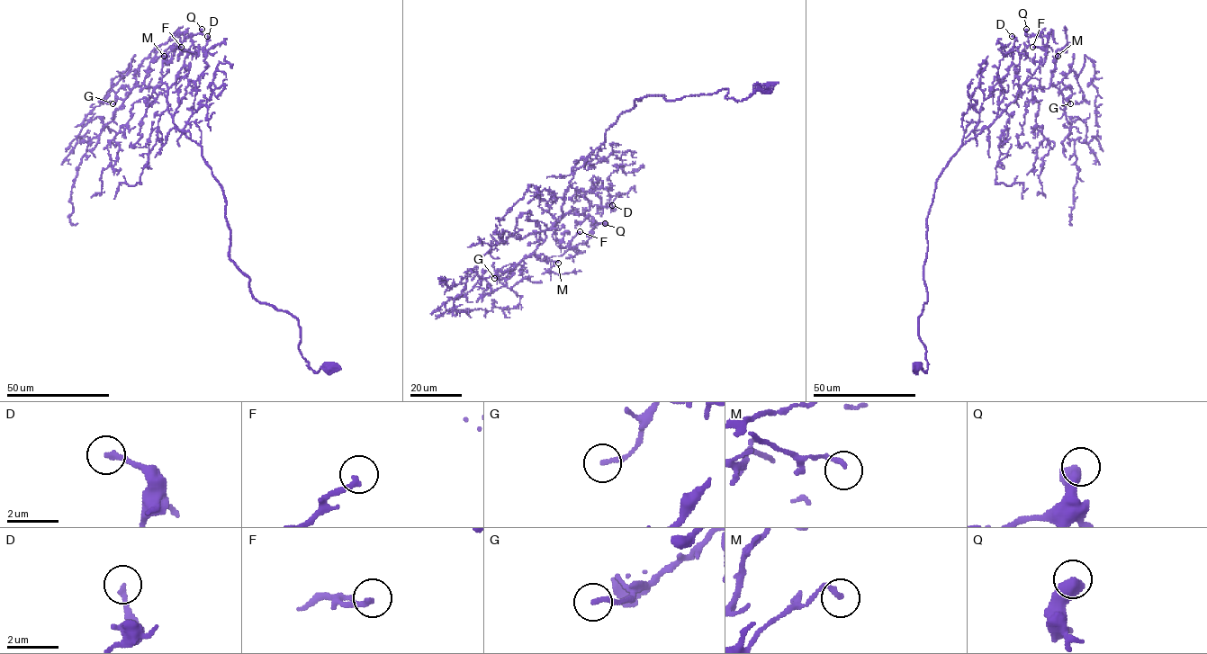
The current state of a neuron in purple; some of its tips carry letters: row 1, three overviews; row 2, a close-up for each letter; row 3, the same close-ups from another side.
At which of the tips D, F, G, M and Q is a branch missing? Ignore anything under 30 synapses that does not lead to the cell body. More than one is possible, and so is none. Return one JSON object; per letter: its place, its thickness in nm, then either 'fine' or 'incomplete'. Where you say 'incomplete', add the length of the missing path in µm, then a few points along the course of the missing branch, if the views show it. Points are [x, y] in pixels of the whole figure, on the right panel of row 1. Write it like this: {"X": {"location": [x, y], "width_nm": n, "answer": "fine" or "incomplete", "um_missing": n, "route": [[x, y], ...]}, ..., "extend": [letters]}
{"D": {"location": [1012, 36], "width_nm": 200, "answer": "fine"}, "F": {"location": [1032, 47], "width_nm": 240, "answer": "fine"}, "G": {"location": [1070, 103], "width_nm": 190, "answer": "fine"}, "M": {"location": [1058, 56], "width_nm": 180, "answer": "fine"}, "Q": {"location": [1026, 29], "width_nm": 600, "answer": "fine"}, "extend": []}

